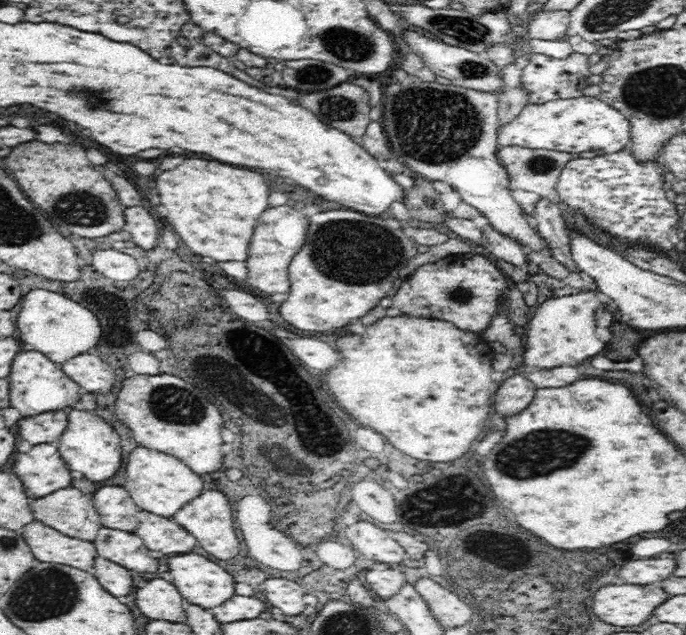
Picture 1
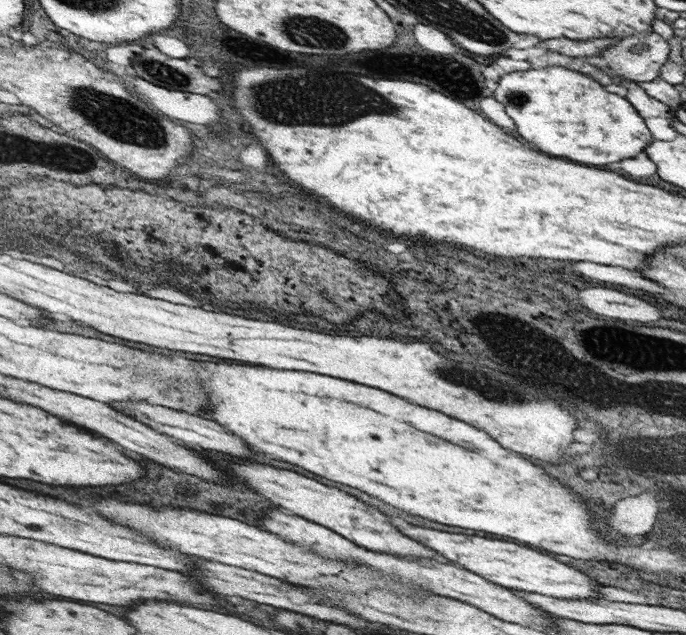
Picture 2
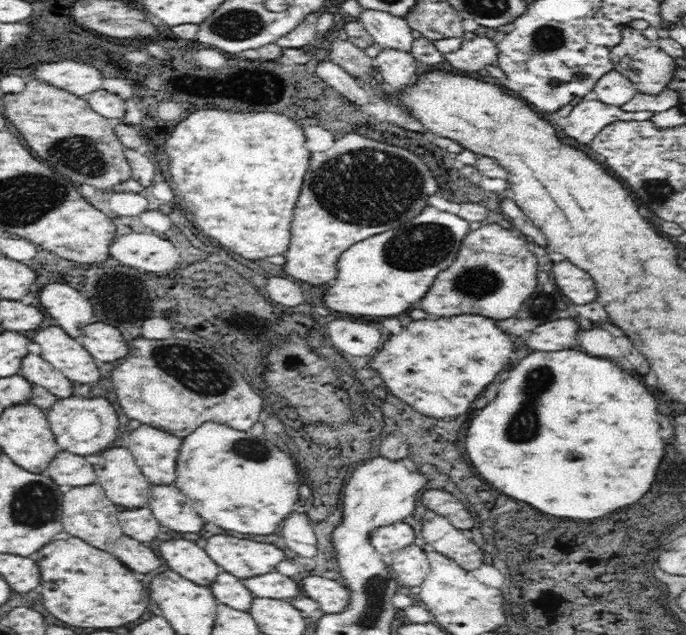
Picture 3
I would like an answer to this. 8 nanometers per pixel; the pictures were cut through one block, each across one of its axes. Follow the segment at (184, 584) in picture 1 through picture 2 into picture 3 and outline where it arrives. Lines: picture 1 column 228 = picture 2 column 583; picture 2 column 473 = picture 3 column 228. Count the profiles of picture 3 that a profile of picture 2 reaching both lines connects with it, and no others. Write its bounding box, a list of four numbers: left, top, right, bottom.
[202,536,290,580]

